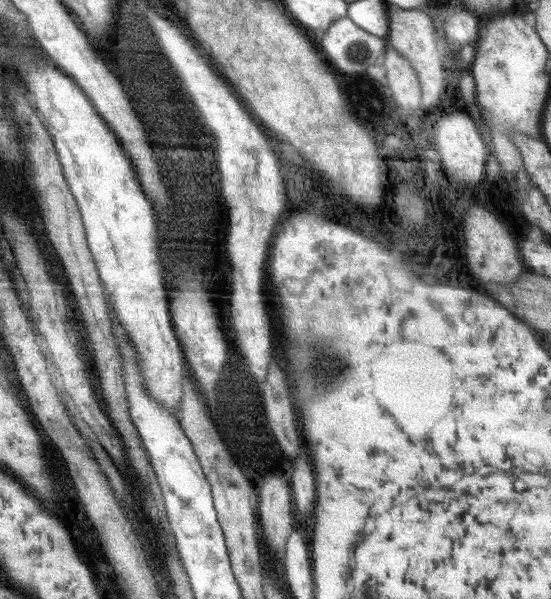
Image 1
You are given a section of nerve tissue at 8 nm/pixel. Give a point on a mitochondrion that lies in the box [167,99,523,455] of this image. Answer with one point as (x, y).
(326, 348)

